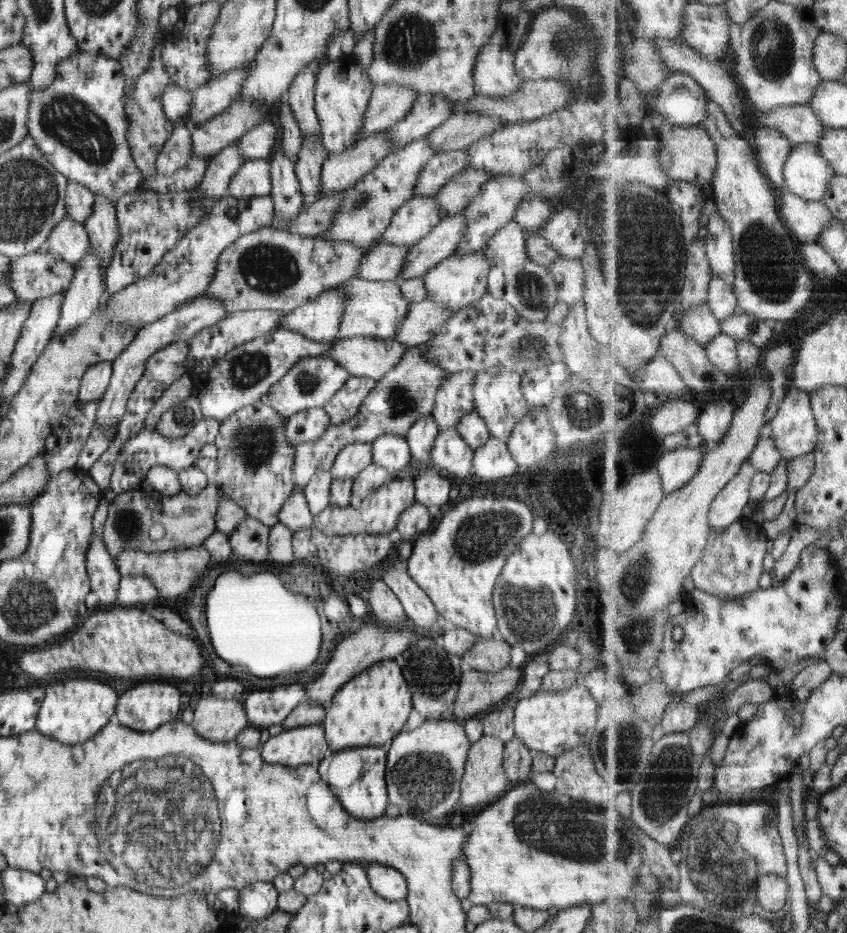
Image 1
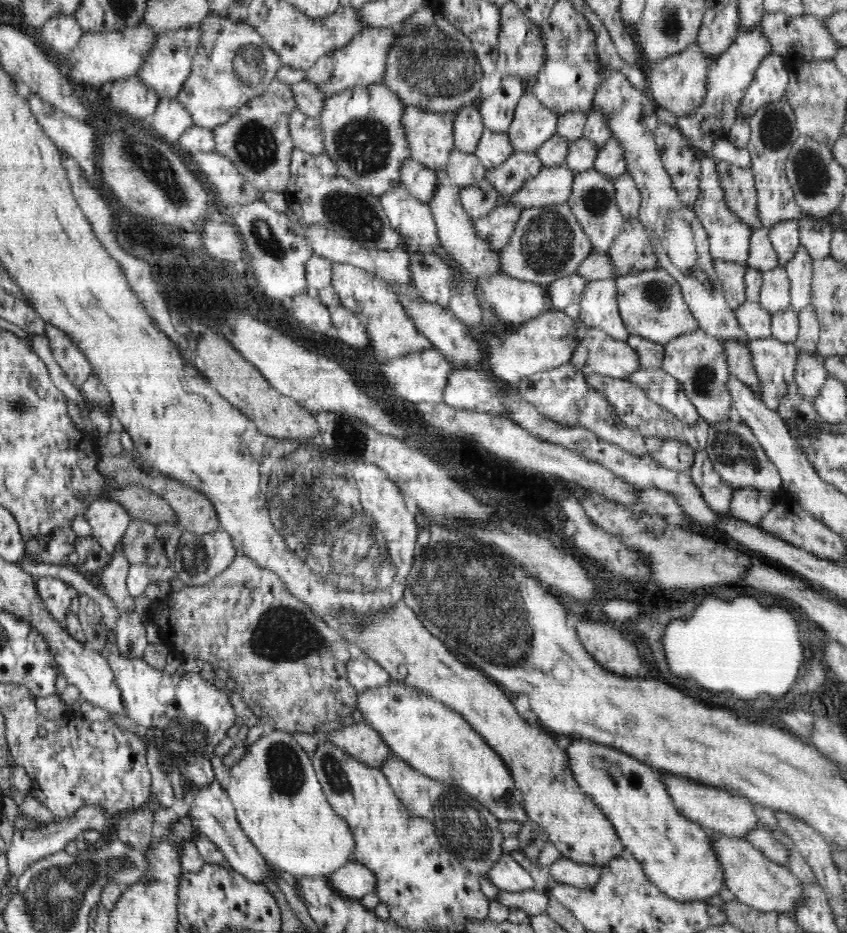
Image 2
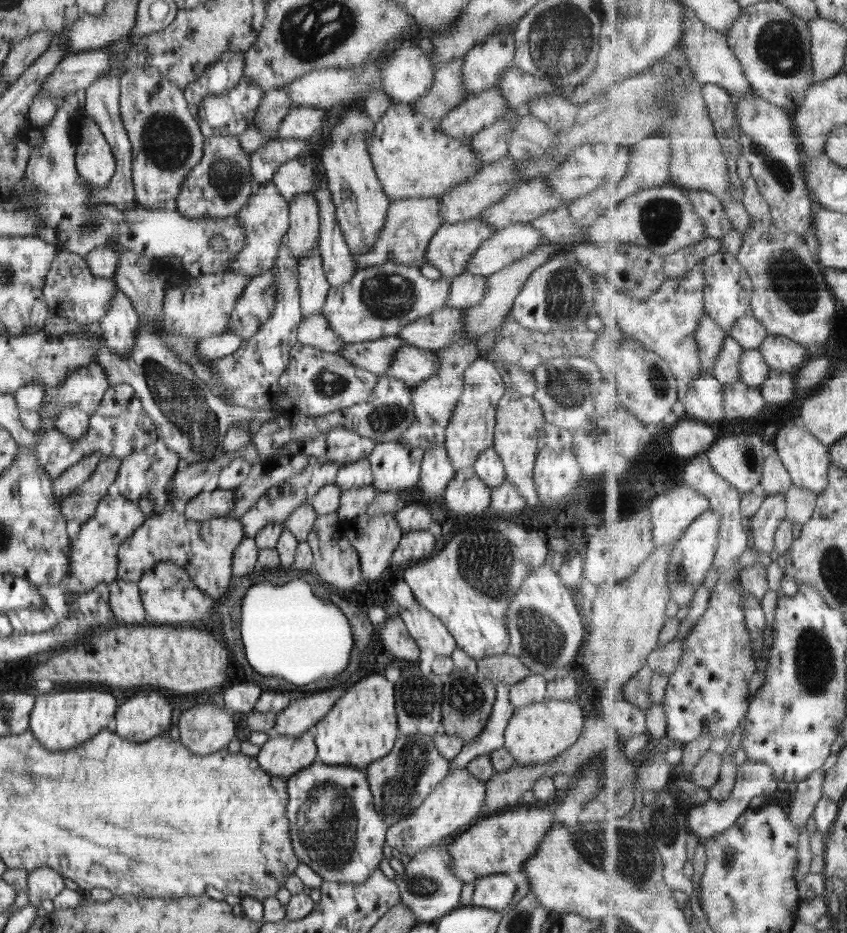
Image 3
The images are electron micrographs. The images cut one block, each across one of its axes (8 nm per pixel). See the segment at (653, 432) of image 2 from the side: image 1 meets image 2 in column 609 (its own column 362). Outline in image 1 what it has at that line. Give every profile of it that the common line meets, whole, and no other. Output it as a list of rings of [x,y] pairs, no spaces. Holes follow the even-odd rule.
[[[350,375],[342,388],[324,403],[323,409],[328,414],[331,424],[340,425],[352,419],[374,385],[376,380],[373,378]]]

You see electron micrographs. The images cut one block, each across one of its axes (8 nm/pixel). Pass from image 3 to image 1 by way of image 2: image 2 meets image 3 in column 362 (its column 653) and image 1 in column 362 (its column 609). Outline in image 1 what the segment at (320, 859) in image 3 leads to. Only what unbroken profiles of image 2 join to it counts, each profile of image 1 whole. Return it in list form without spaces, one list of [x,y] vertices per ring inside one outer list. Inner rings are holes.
[[[387,747],[345,748],[330,753],[318,762],[318,773],[353,818],[371,822],[385,814],[389,801],[385,779],[386,757]]]

